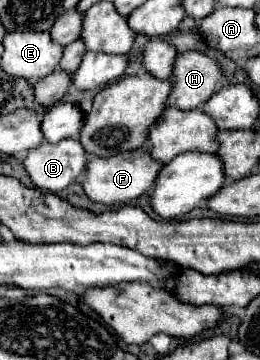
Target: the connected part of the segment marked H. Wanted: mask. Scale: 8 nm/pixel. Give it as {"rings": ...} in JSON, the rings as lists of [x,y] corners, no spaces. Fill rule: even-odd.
{"rings":[[[185,51],[173,63],[173,89],[167,97],[167,107],[199,109],[223,81],[223,71],[217,61],[199,51]]]}

